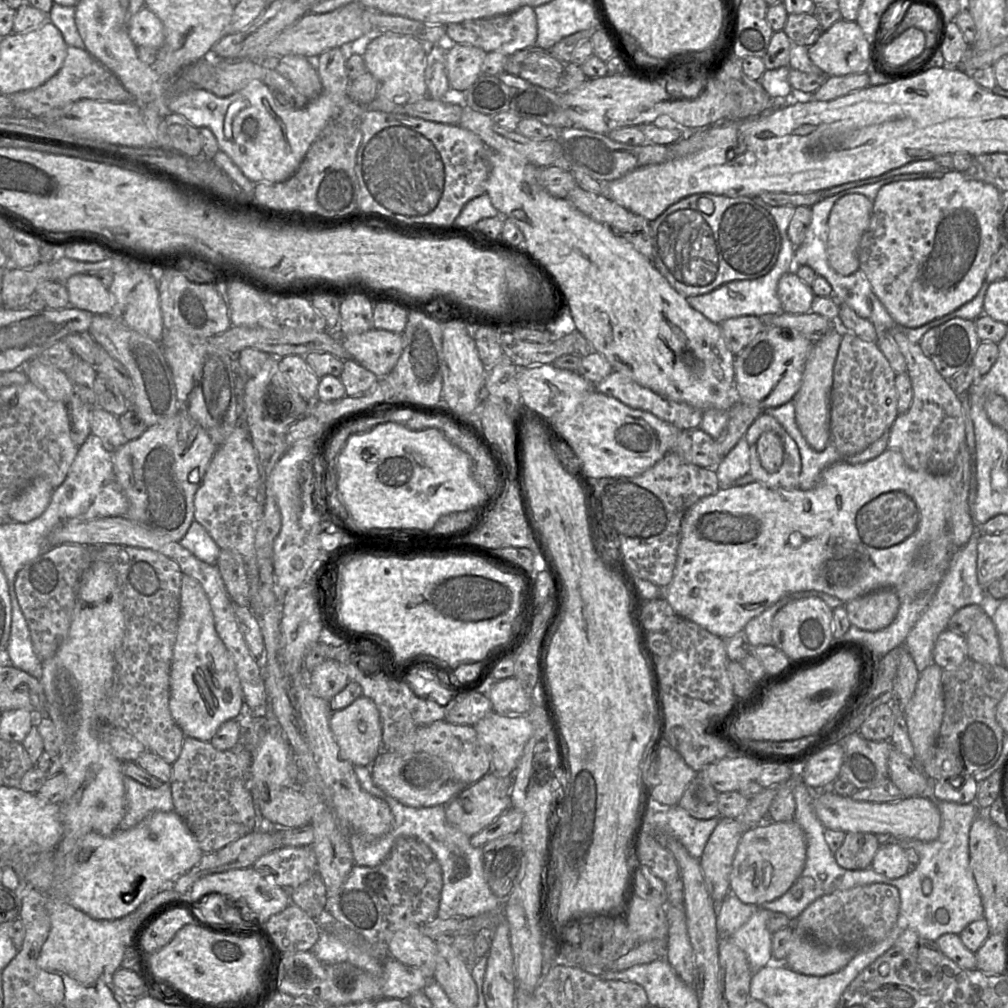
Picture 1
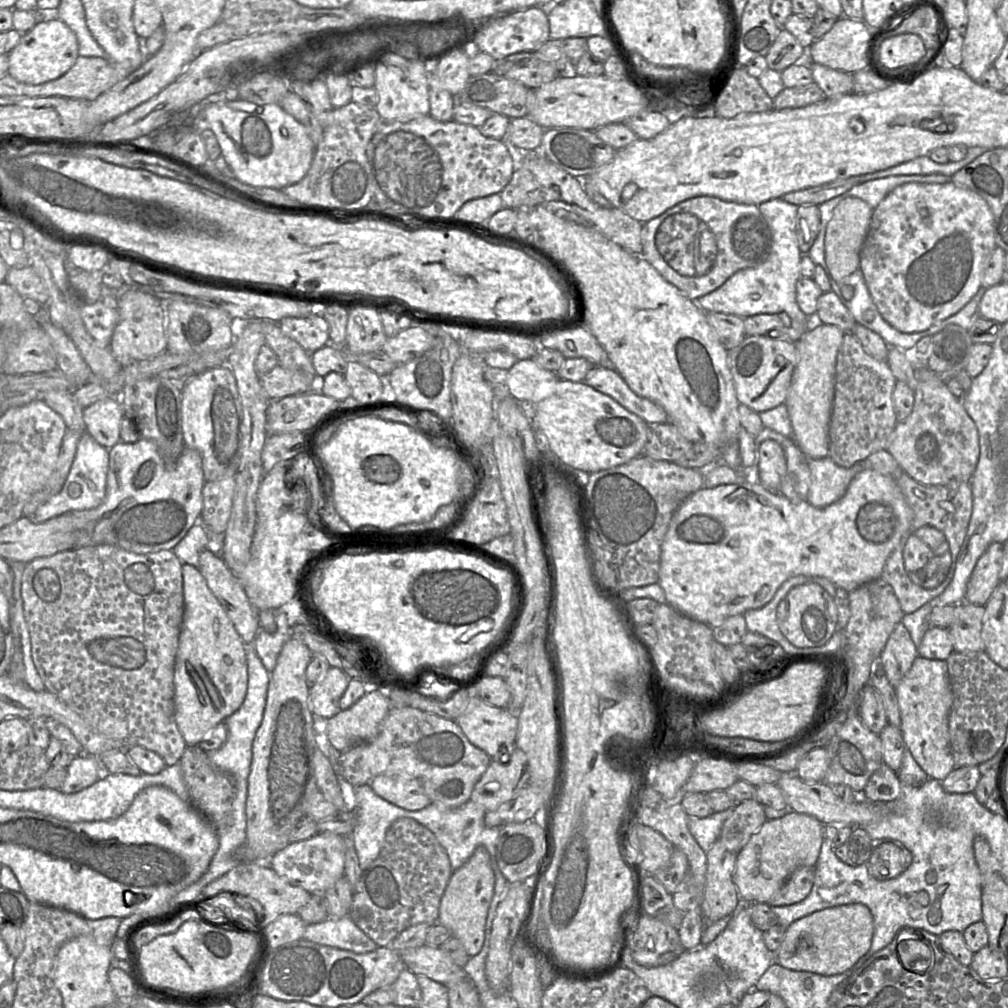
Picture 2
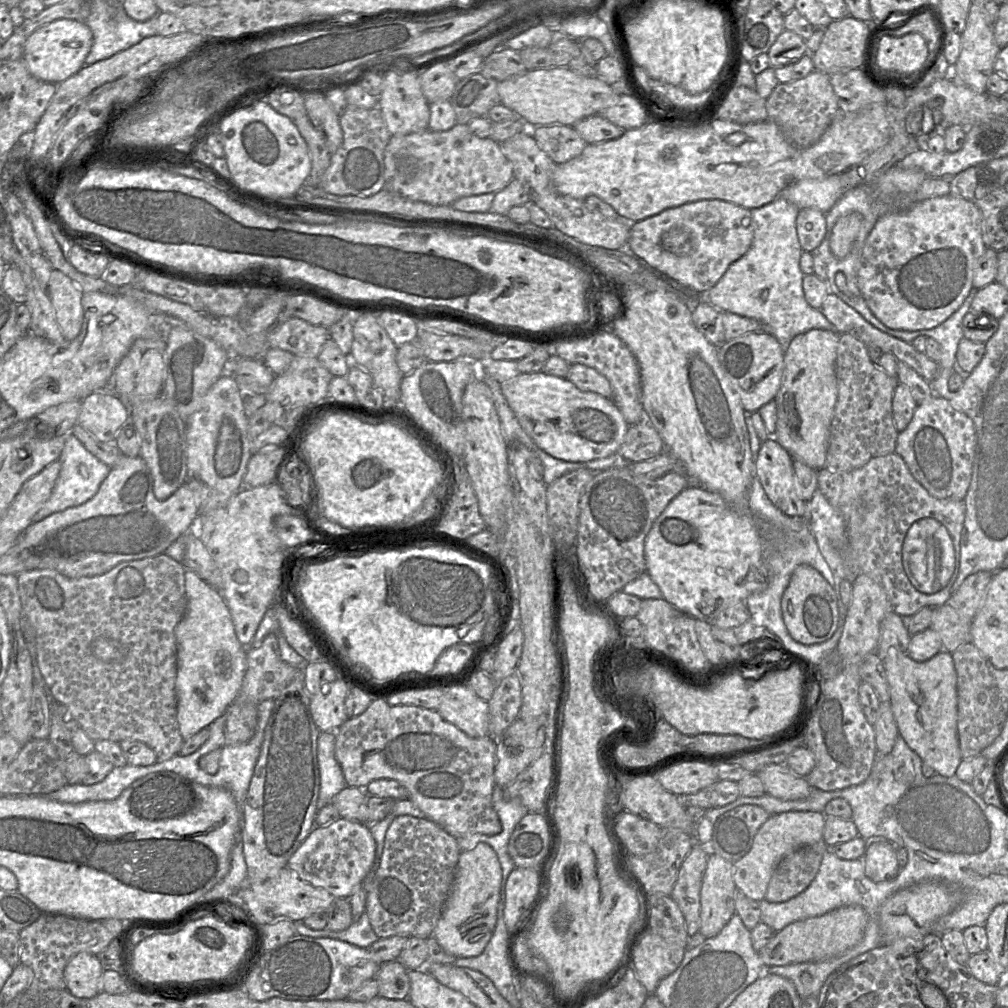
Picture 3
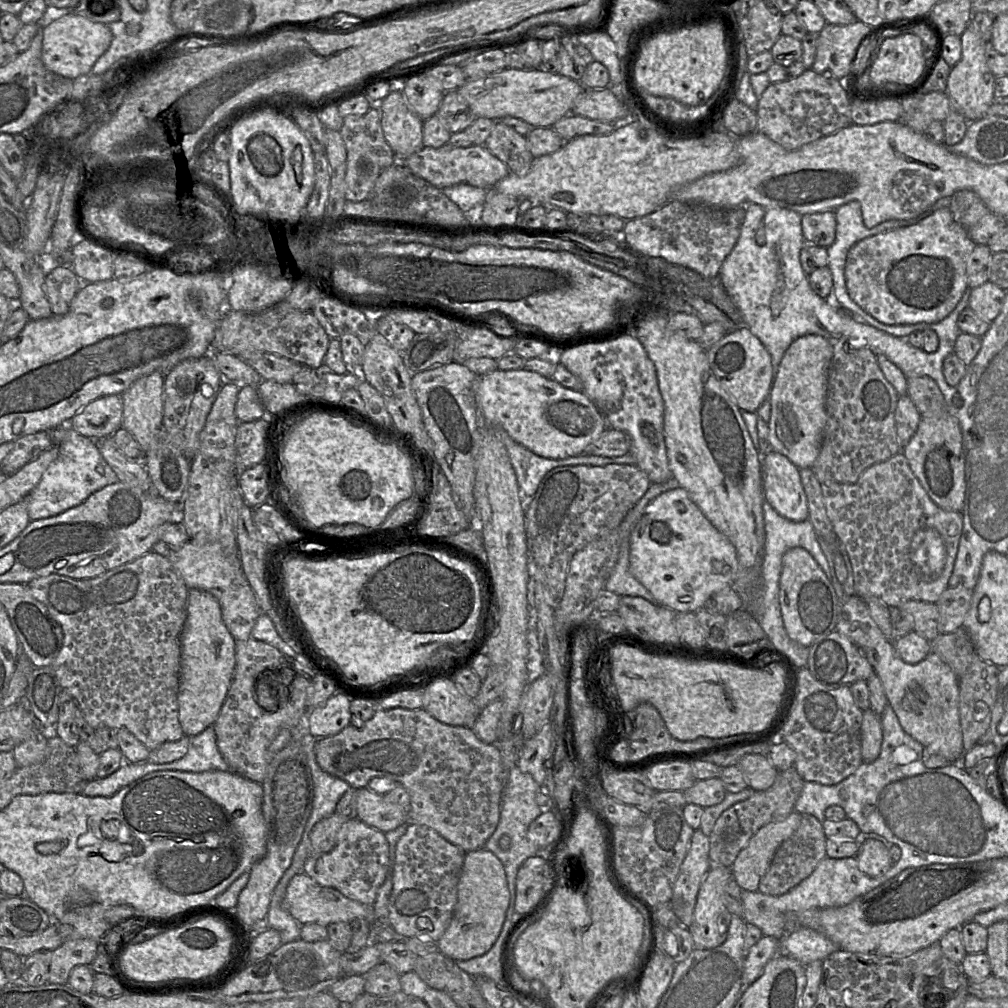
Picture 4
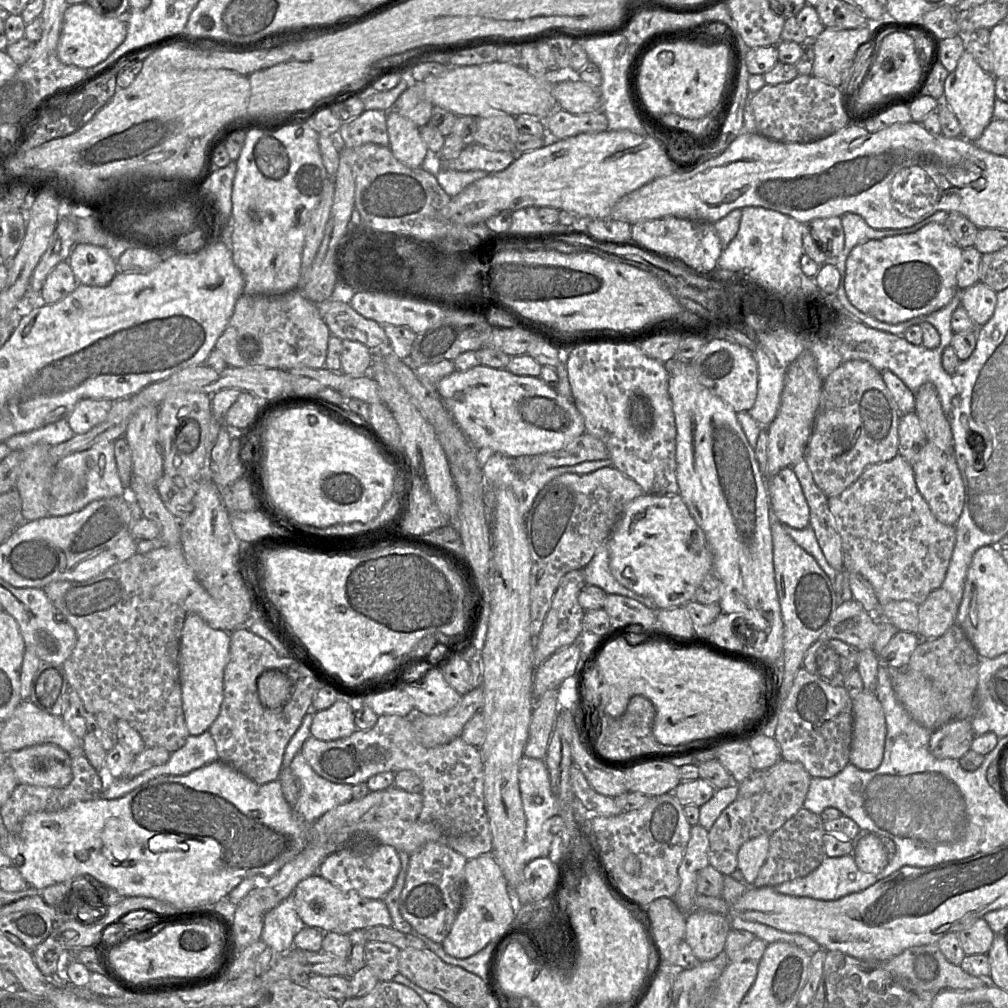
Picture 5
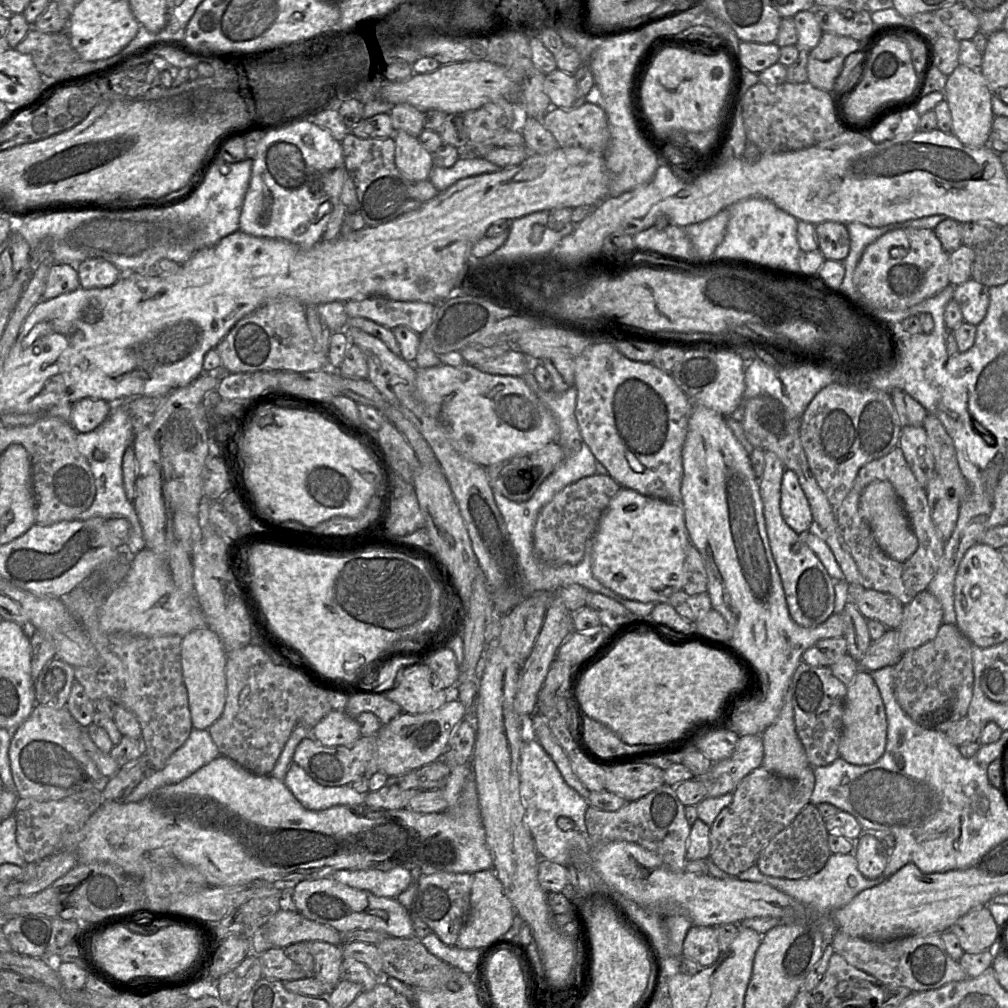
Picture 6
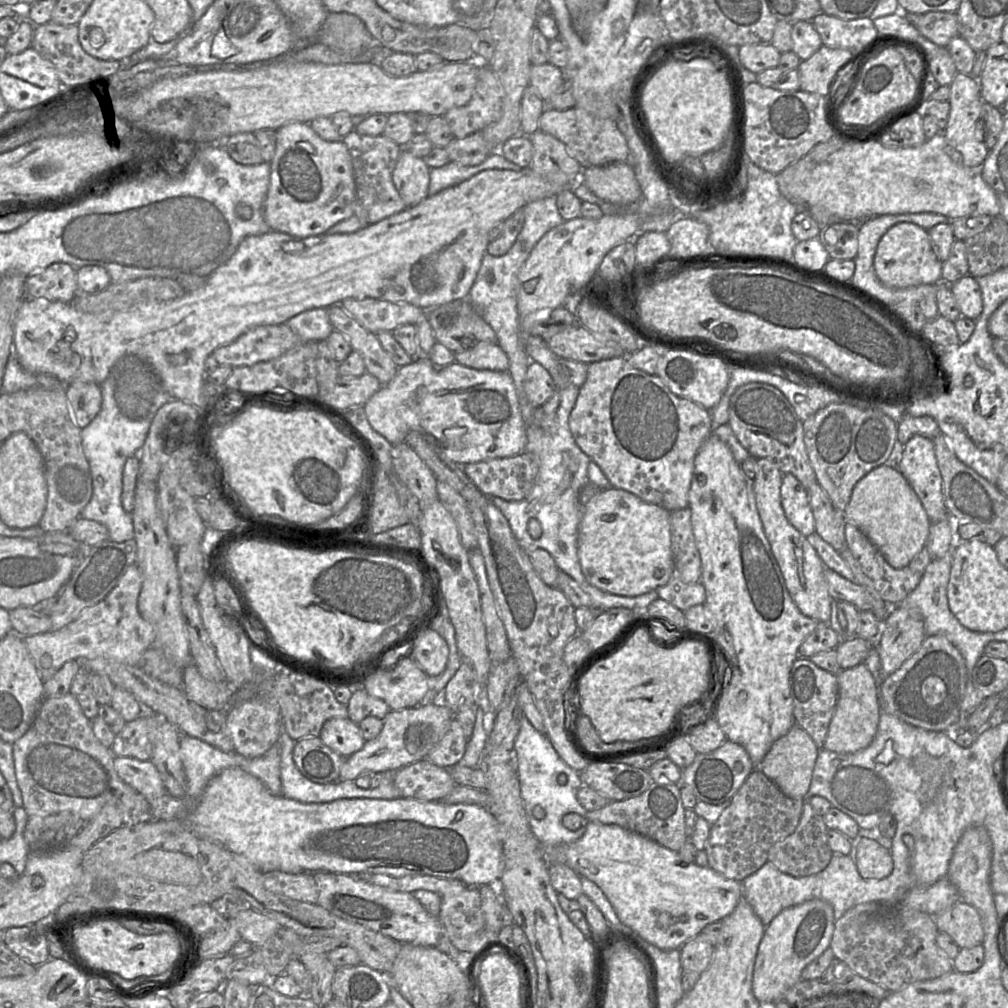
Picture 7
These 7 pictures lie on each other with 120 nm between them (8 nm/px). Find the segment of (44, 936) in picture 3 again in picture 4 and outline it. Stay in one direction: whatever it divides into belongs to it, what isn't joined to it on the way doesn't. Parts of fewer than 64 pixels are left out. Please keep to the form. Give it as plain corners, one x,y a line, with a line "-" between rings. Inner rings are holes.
91,939
64,942
51,951
48,983
67,984
72,969
78,965
90,965
98,953
99,943

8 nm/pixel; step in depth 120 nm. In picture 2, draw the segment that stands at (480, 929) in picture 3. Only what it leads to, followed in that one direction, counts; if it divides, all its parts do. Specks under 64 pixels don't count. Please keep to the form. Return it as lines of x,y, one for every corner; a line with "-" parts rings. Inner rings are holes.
478,846
473,855
450,878
441,899
438,923
451,931
472,957
480,953
485,941
485,923
494,895
495,875
491,857
485,846

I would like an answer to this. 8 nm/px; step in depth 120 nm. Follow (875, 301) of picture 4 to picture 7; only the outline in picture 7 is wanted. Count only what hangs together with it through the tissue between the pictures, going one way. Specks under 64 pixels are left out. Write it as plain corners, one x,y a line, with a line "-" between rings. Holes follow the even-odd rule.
909,222
893,225
881,237
874,256
873,266
878,279
890,288
906,288
942,281
942,265
932,247
928,231

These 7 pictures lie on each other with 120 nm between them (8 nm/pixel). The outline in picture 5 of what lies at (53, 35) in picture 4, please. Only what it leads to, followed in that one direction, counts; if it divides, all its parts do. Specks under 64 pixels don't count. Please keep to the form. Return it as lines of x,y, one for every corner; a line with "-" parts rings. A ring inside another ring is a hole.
87,3
69,5
64,13
57,45
58,58
65,64
91,69
104,61
125,39
127,26
118,18
103,18

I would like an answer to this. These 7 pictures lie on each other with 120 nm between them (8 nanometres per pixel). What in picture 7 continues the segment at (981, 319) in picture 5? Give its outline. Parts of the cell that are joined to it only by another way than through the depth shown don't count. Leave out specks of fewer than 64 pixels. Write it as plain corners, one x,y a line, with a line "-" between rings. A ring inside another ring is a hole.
967,274
950,285
961,316
976,320
983,310
982,293
976,279

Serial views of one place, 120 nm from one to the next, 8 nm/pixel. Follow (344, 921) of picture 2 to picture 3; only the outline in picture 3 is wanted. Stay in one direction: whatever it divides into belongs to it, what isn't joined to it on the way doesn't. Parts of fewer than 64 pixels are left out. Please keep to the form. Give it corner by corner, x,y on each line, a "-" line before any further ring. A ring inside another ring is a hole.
364,912
359,919
354,920
349,928
342,931
331,931
329,929
313,930
305,926
304,923
298,923
297,934
315,938
327,937
337,939
365,949
368,949
379,939
370,924
366,912

